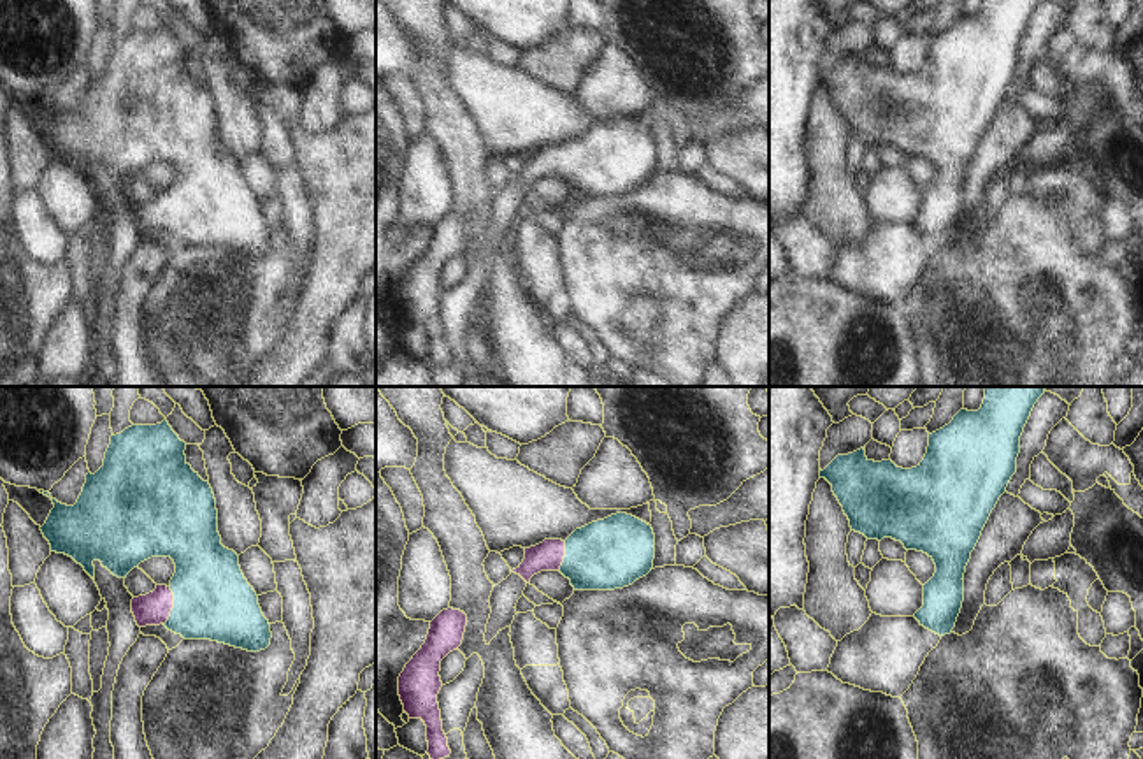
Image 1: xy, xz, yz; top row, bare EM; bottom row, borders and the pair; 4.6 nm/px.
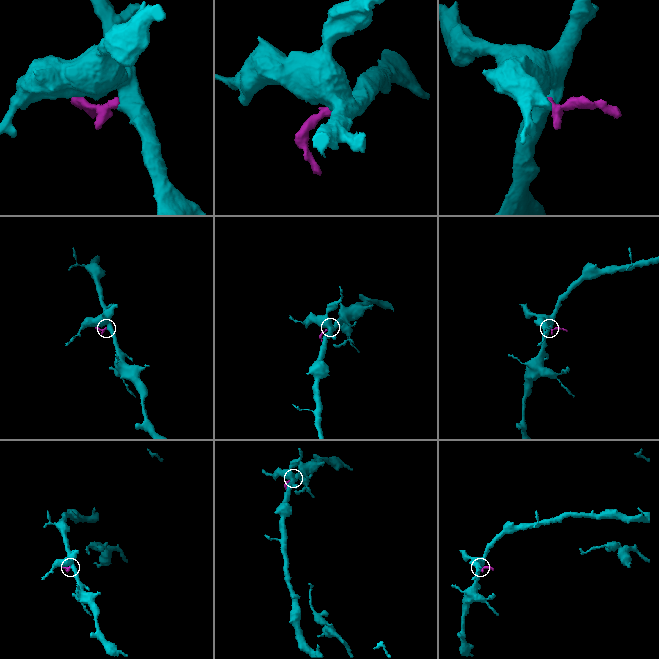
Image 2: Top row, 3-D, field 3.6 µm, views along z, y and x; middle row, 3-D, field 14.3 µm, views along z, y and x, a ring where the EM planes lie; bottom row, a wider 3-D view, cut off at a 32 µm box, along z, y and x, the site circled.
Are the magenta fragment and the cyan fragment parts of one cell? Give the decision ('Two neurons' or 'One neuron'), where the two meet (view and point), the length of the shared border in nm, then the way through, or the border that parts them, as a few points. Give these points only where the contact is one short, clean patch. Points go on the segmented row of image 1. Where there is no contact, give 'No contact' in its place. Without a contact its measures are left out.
One neuron. Touches magenta at xy (172, 607). Shared border 180 nm. Path across: xy (153, 608), (172, 607), (195, 607), (213, 599).

